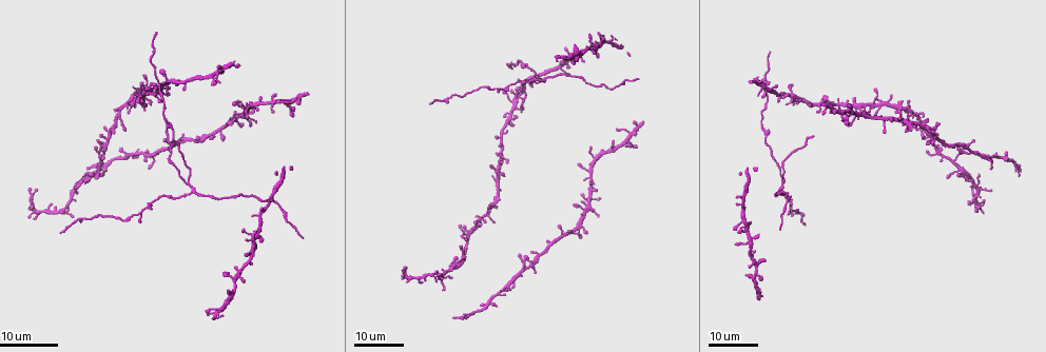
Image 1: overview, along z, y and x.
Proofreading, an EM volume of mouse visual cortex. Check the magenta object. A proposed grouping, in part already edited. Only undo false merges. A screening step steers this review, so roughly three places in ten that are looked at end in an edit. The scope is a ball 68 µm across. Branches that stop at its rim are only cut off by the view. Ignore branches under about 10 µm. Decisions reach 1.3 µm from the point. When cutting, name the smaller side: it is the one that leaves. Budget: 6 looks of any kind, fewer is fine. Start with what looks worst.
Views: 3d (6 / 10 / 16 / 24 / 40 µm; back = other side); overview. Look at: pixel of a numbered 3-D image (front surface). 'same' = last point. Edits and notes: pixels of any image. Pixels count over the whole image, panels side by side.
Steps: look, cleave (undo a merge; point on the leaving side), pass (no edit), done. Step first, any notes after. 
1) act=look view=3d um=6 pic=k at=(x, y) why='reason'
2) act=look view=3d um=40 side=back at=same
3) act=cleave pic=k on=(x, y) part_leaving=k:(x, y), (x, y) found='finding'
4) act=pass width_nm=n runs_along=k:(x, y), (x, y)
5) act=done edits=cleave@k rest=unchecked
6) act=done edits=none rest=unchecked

act=look view=3d um=24 pic=1 at=(187, 183) why='branch point'

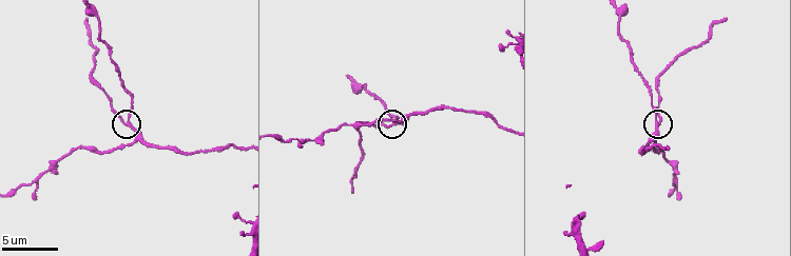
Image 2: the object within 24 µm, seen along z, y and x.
act=look view=3d um=10 pic=2 at=(130, 124)

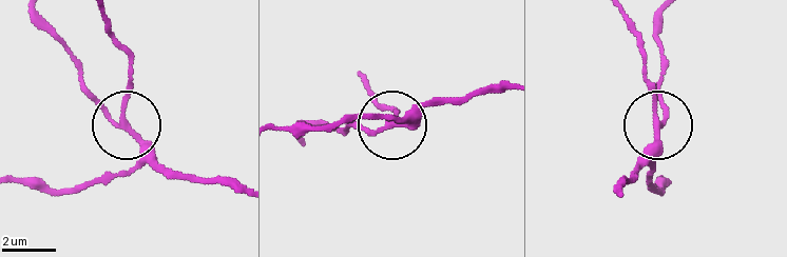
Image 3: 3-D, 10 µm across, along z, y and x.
act=pass width_nm=160 runs_along=3:(619, 11), (642, 58), (656, 121), (663, 80) found='all the same cell'

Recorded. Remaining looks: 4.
act=look view=3d um=16 pic=1 at=(170, 83) why='three-way junction'

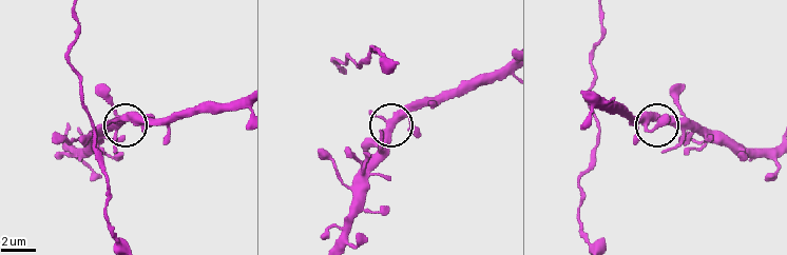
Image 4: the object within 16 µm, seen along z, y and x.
act=look view=3d um=6 pic=4 at=(389, 118) why='closer look'

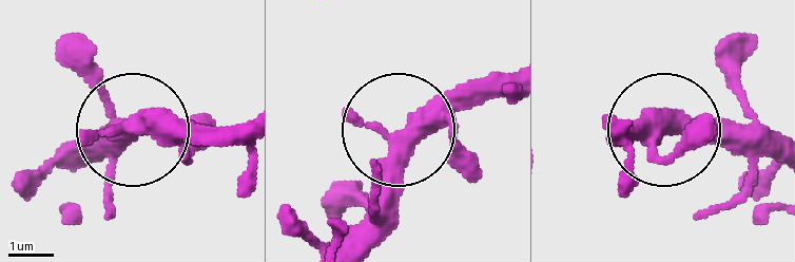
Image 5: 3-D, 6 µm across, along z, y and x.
act=pass runs_along=5:(76, 157), (143, 124), (243, 124) found='all the same cell'

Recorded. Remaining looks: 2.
act=look view=3d um=6 pic=2 at=(349, 78) why='thick turns thin'

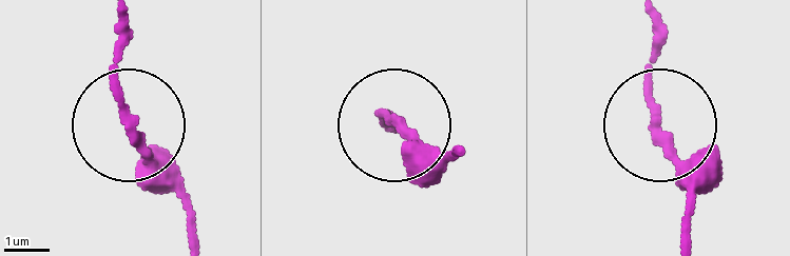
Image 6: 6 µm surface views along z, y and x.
act=pass found='one cell here'

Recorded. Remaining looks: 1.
act=done edits=none rest=unchecked

